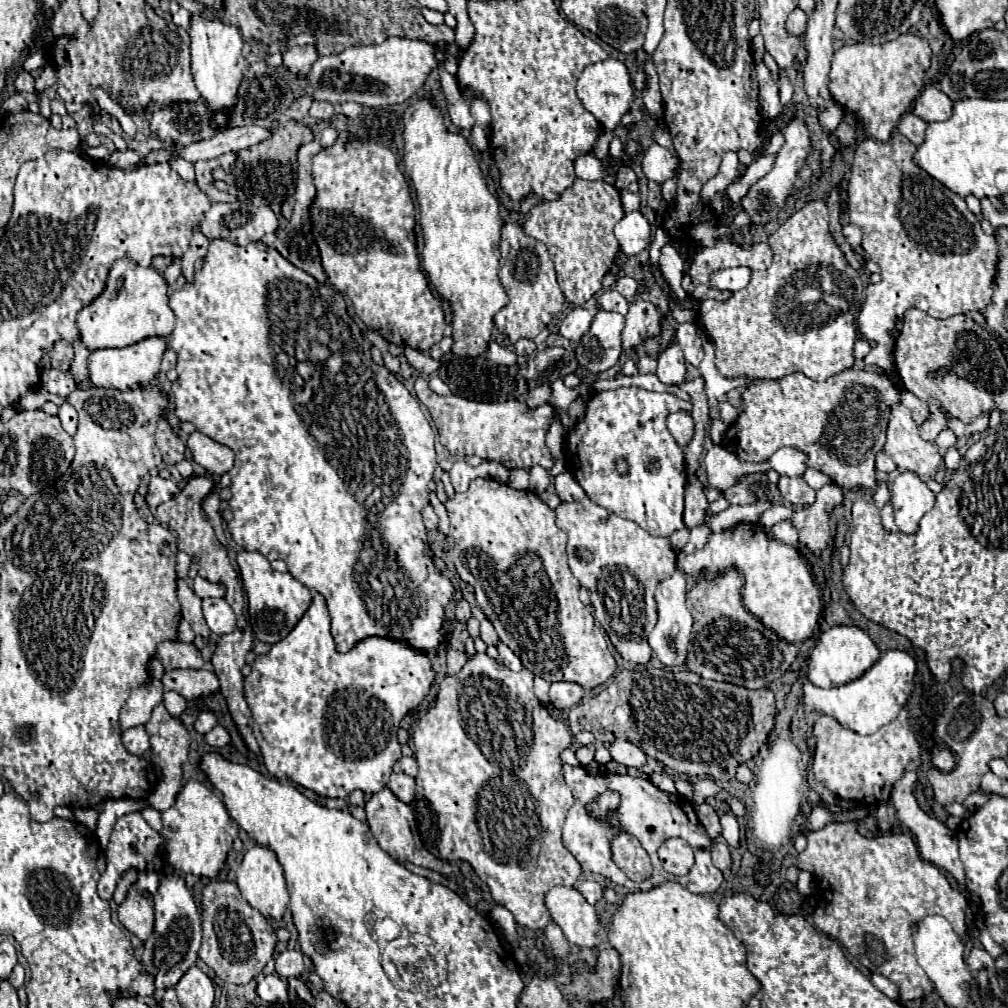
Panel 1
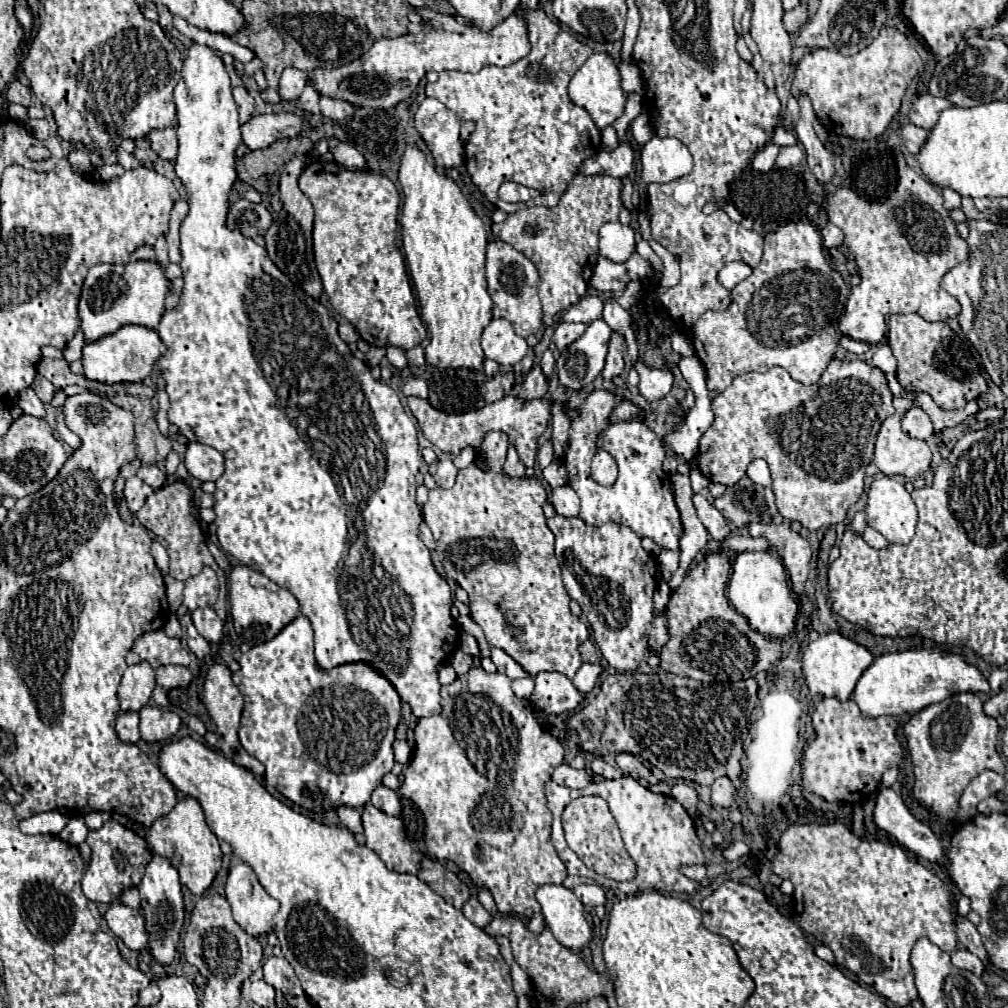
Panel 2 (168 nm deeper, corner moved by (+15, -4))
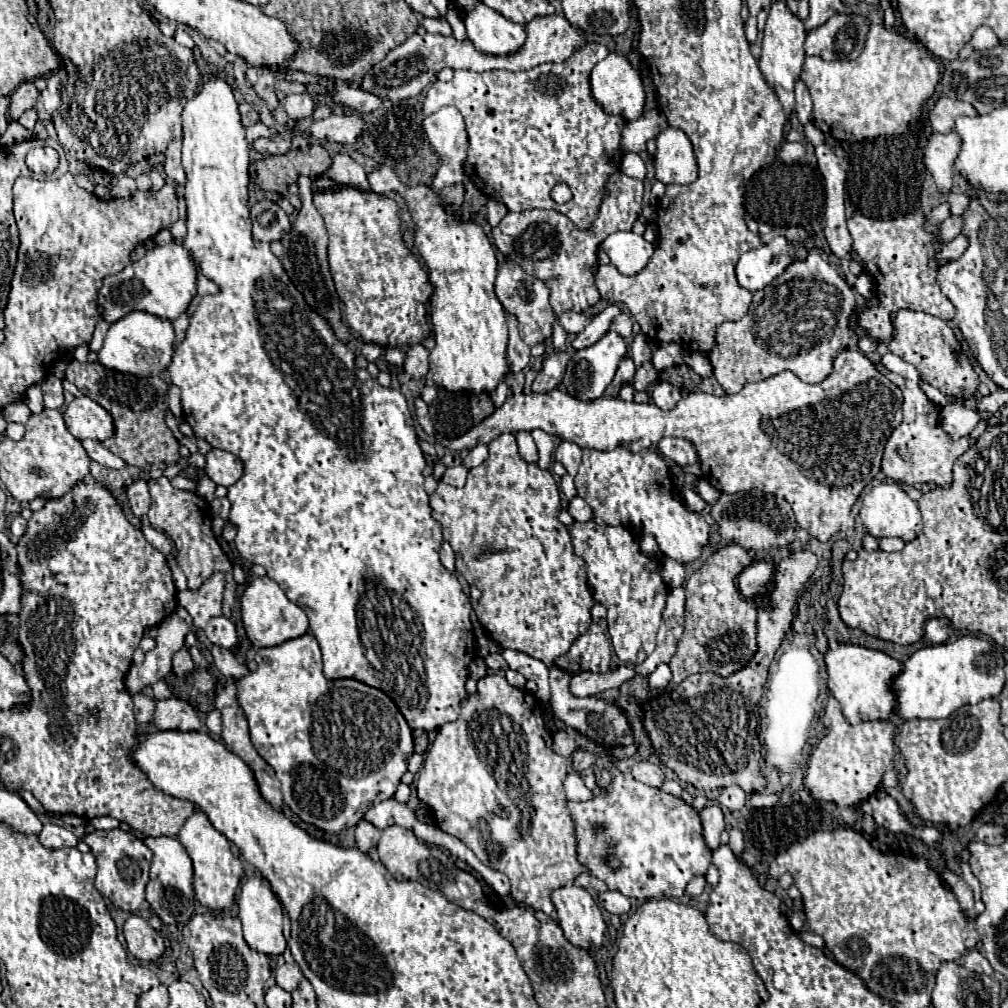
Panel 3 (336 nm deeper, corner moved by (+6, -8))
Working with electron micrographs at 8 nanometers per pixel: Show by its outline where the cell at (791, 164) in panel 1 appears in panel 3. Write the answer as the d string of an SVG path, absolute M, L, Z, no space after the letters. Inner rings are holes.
M802 80L796 82L796 116L798 120L810 120L812 114L812 98Z

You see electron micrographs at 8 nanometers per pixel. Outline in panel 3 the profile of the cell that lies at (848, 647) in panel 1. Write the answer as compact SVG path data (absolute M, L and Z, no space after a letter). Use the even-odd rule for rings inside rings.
M836 644L828 648L824 662L828 670L828 688L832 696L840 702L842 714L850 724L860 724L866 720L894 722L894 718L898 718L896 692L892 688L894 678L902 672L902 664L898 660L864 646Z

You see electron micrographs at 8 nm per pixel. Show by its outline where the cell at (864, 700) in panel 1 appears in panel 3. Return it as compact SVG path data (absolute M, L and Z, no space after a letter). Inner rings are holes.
M960 636L956 642L920 648L904 662L902 674L894 680L898 714L904 720L946 718L960 706L978 704L984 698L996 698L1006 684L1004 664L1006 658L1002 648L976 636Z

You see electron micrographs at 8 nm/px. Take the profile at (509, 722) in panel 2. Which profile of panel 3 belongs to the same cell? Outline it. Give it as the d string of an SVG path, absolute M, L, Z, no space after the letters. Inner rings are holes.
M484 676L478 680L478 692L462 702L462 712L456 722L442 726L430 744L424 768L418 772L418 798L434 810L438 826L462 840L486 866L504 872L512 882L510 896L532 910L552 914L554 904L550 894L586 870L576 858L578 840L574 820L566 806L564 778L570 770L570 760L558 756L552 749L552 734L546 729L538 700L520 688L506 682L504 676Z

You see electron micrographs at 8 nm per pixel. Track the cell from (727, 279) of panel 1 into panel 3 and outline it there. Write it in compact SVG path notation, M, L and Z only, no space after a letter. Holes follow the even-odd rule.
M776 236L768 244L744 252L736 264L740 286L750 292L766 288L794 262L794 256L796 244L784 236Z

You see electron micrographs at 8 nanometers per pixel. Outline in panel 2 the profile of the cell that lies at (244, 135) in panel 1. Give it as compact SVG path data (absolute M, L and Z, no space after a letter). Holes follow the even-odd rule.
M255 114L247 124L241 126L241 140L249 150L261 150L279 138L293 138L305 128L309 128L309 124L295 114Z

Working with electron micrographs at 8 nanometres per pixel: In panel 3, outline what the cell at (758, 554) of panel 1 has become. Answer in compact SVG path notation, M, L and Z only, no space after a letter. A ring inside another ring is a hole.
M758 560L742 570L738 576L738 586L744 598L756 600L760 594L766 592L766 586L770 586L770 578L774 576L774 566L766 560Z

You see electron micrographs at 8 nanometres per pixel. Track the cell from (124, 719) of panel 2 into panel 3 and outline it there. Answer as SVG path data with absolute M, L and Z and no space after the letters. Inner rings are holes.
M134 694L132 696L132 702L134 702L134 716L136 716L136 722L140 724L148 724L154 716L154 698L146 696L146 694Z

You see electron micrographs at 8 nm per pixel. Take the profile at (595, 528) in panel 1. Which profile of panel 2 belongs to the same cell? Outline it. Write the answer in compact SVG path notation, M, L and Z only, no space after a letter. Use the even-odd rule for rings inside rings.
M557 514L547 520L547 526L555 534L555 556L561 566L565 590L573 600L579 602L583 614L587 616L603 658L617 672L637 670L639 664L647 658L647 646L643 642L643 636L645 628L651 622L651 610L653 610L651 596L657 586L655 558L643 550L641 538L623 524L607 522L603 526L589 526L581 518L565 518Z

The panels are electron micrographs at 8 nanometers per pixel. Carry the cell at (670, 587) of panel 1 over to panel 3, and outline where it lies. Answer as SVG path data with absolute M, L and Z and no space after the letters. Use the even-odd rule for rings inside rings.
M658 664L658 668L648 676L648 686L650 688L666 688L672 680L672 672L668 664Z

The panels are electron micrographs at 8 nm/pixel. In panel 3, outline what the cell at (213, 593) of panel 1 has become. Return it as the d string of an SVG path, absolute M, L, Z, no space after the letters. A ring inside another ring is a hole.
M216 572L202 584L202 588L178 592L178 604L190 612L196 628L204 628L210 618L222 616L222 590L222 574Z

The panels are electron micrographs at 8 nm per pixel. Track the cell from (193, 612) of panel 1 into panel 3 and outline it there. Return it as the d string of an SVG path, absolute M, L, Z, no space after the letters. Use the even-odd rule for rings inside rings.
M212 646L210 652L212 652L212 656L214 656L216 668L218 668L228 680L238 680L238 678L242 678L242 676L246 676L246 674L250 672L248 666L246 666L246 664L240 664L230 650L222 650L220 646Z

